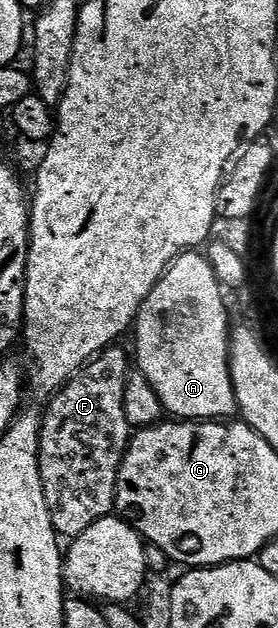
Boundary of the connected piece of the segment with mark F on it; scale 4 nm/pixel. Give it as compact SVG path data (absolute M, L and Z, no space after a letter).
M122 346L108 347L49 397L50 405L41 413L40 482L59 537L84 534L92 522L115 511L116 482L132 435L128 418L124 418L124 386L131 371L131 357L126 357Z

